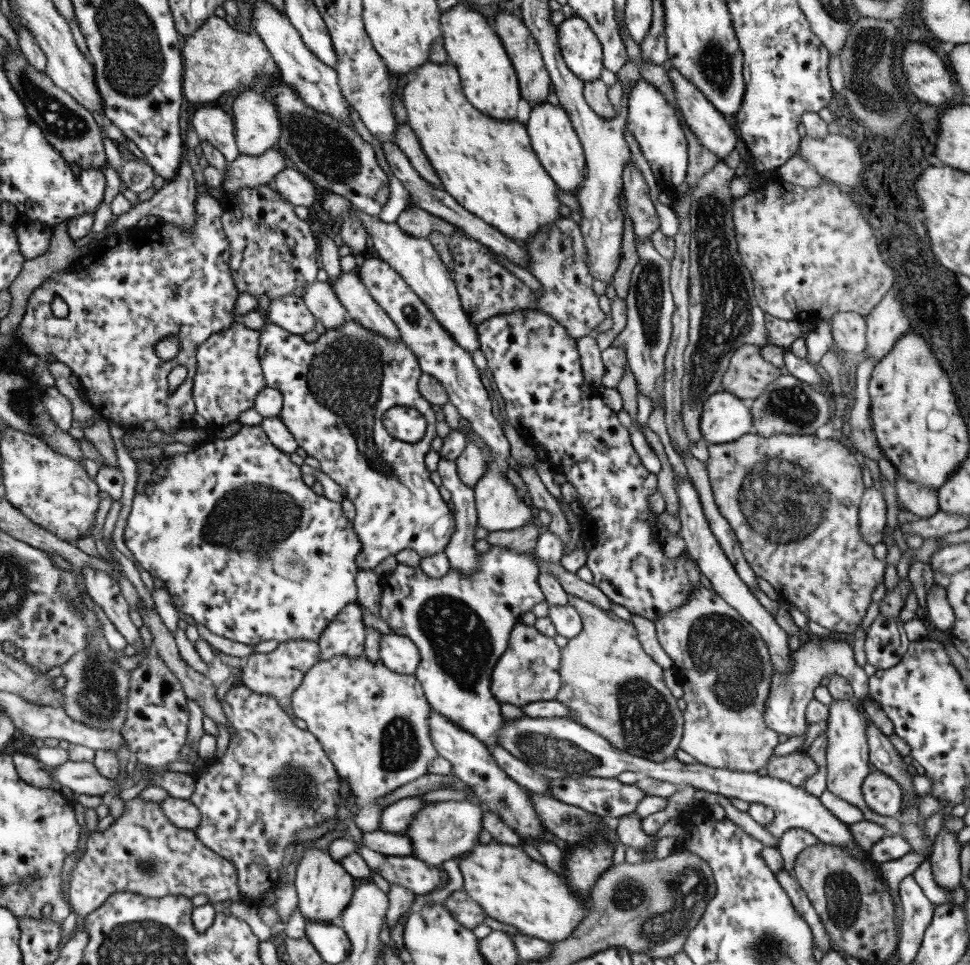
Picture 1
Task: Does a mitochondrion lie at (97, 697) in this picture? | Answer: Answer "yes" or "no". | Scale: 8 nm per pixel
yes

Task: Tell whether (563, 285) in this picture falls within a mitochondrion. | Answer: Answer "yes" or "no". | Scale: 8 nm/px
no

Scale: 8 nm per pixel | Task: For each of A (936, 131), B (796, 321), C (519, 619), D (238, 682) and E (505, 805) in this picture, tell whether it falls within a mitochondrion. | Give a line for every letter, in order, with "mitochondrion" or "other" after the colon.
A: other
B: other
C: other
D: other
E: mitochondrion

